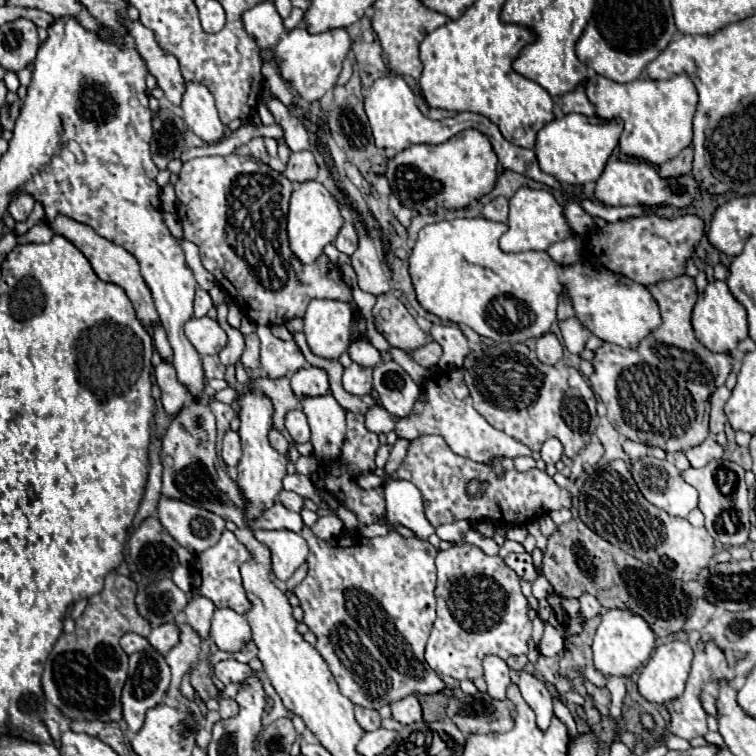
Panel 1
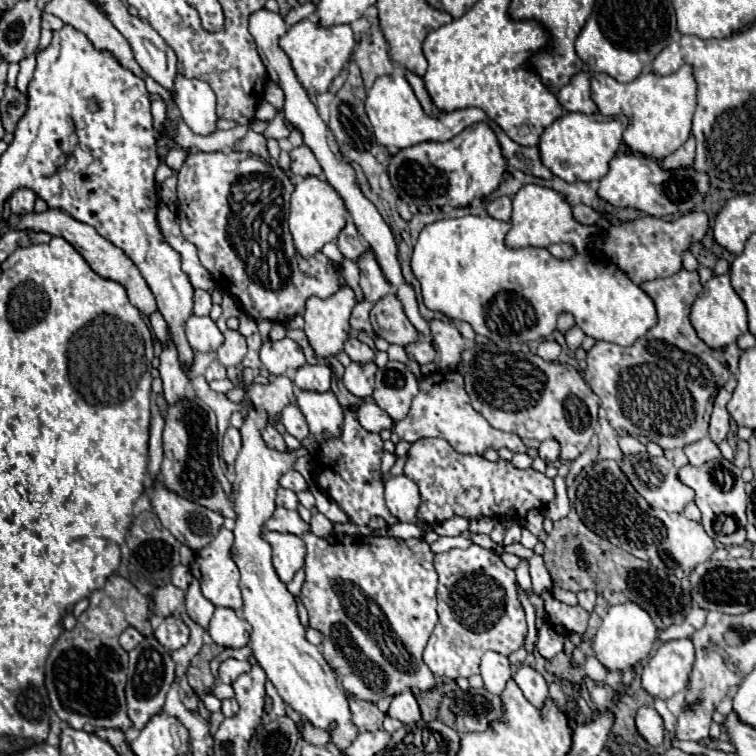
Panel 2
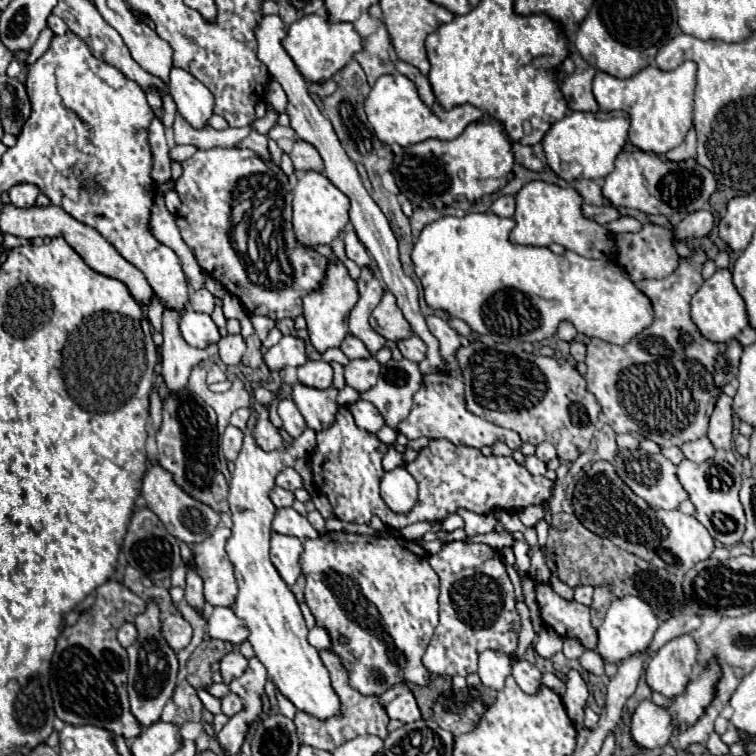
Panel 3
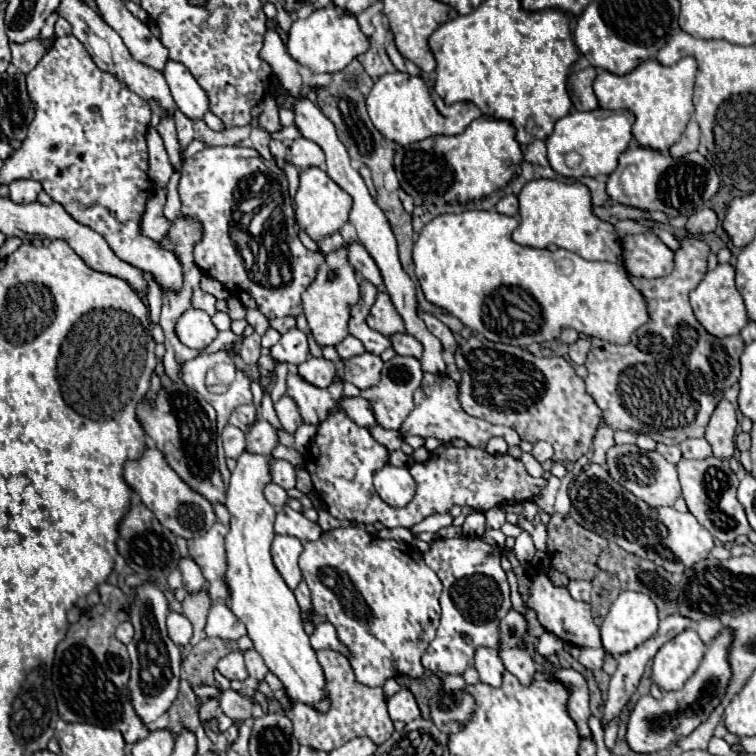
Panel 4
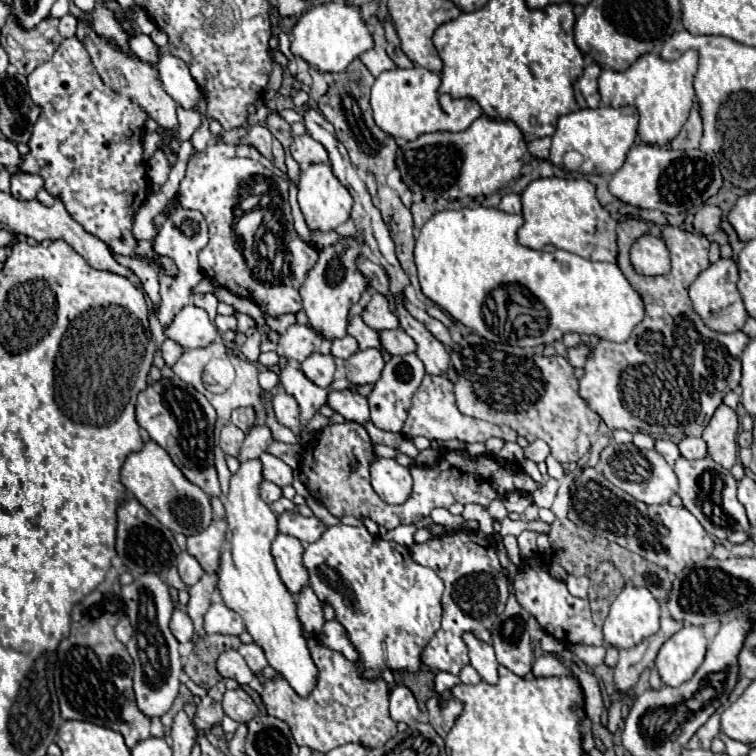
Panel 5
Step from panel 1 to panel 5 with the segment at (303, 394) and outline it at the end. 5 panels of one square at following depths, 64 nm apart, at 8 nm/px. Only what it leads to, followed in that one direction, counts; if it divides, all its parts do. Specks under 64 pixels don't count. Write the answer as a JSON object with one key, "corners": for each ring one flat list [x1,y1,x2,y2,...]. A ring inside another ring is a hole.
{"corners":[[314,352,312,356,308,356,308,358,300,364,300,370,302,370,304,376,306,376,308,380,312,380,316,386,326,388,326,386,330,386,332,380,334,380,334,370,336,370,334,356,324,356,324,354]]}

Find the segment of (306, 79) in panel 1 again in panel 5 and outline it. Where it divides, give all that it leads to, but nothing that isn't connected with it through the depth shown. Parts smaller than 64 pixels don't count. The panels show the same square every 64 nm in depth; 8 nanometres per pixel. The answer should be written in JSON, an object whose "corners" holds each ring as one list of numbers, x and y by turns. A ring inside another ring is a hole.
{"corners":[[330,2,308,10,306,16,294,24,290,50,294,56,316,66,320,72,342,72,356,56,370,50,372,46,374,40,360,18,360,10,344,2]]}

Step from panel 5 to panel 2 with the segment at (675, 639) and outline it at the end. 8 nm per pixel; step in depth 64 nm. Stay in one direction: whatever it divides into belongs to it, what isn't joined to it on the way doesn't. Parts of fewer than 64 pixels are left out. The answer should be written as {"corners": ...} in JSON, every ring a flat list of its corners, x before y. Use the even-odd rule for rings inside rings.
{"corners":[[690,638,668,640,648,660,642,670,642,688,652,698,668,700,688,686,694,664,694,646]]}

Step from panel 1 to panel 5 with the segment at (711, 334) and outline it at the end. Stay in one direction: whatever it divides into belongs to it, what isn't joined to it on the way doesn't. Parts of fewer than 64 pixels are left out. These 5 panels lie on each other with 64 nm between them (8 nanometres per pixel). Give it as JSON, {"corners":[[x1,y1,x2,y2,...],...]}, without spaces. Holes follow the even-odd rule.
{"corners":[[720,258,716,264,712,264,708,270,704,270,690,286,690,300,692,300,692,306,696,310,696,314,702,318,702,322,710,328,710,330,716,330,716,332,736,332,736,330,742,330,746,318,748,318,748,312,744,308,744,302,742,302,742,296,736,288,736,282,738,282,738,266,732,258,724,260]]}

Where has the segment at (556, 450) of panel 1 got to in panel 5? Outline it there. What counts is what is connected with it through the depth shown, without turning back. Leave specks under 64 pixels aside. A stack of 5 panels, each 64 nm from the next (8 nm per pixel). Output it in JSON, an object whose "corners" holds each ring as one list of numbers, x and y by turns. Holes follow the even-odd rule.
{"corners":[[536,440,524,450,524,456,534,460,534,462,544,462,548,454,550,454,550,446,544,440]]}

